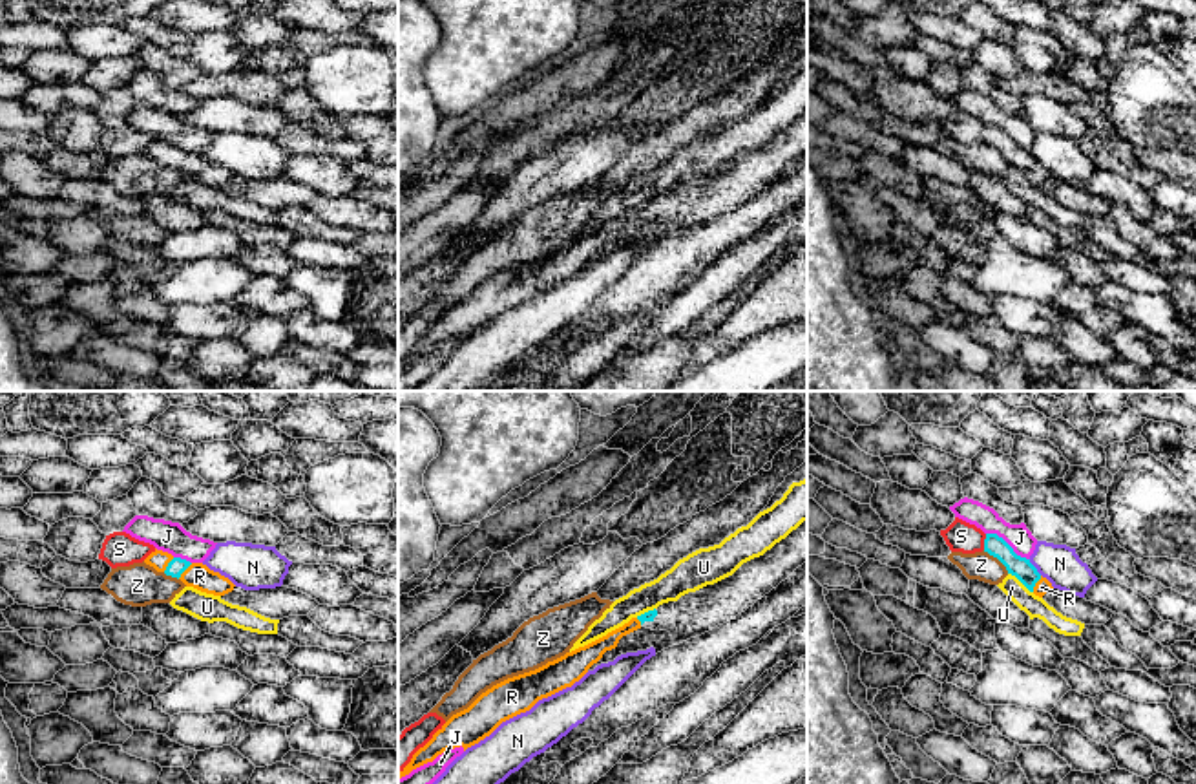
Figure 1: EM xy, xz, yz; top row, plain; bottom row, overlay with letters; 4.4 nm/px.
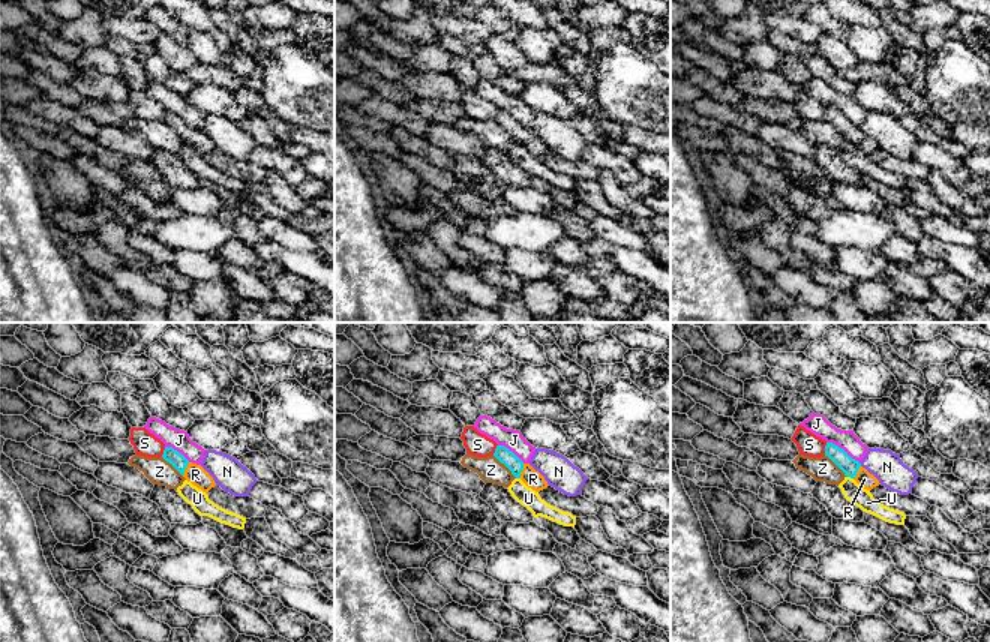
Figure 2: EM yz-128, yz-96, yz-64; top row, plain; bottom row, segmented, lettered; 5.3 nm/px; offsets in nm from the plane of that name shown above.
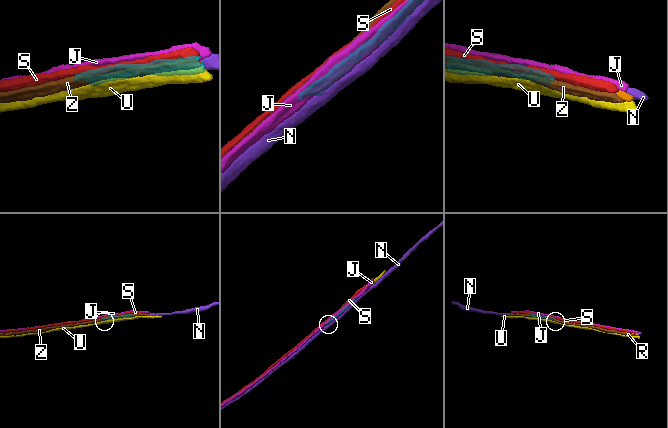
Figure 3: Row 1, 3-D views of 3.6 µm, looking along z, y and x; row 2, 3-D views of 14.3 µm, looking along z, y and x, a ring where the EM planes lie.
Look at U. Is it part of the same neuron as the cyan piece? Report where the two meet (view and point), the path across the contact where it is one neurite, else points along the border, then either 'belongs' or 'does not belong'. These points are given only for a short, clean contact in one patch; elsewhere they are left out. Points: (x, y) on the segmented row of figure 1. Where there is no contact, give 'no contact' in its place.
meets cyan in yz at (1021, 582); does not belong

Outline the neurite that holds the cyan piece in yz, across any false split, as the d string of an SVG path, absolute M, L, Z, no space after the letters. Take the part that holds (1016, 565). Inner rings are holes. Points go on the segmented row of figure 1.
M986 534L984 552L997 557L1006 567L1008 574L1015 576L1035 596L1043 598L1054 588L1052 583L1037 572L1030 559L1017 556L997 534Z

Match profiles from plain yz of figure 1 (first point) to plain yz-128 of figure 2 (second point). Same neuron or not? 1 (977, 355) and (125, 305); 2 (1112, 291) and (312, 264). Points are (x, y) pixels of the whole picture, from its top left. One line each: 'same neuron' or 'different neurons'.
1: different neurons
2: same neuron

